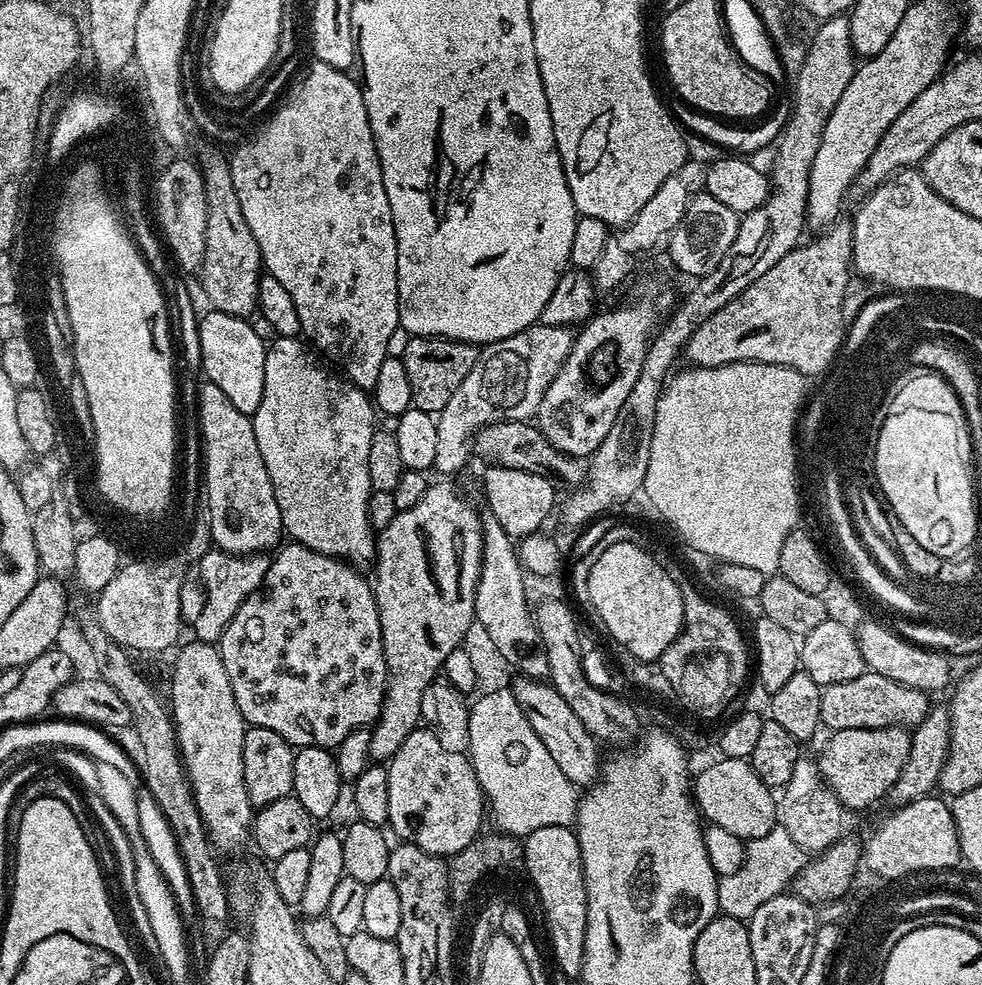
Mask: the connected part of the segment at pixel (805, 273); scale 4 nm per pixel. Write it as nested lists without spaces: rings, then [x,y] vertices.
[[[841,218],[830,227],[823,229],[817,236],[820,237],[810,241],[808,245],[805,243],[803,246],[792,248],[790,254],[786,254],[786,258],[778,258],[778,262],[774,262],[774,266],[770,266],[770,270],[766,270],[766,274],[762,274],[762,278],[758,278],[758,282],[750,282],[750,286],[746,286],[746,290],[742,290],[742,294],[738,294],[738,298],[726,302],[726,306],[722,306],[722,310],[718,310],[718,314],[710,314],[710,318],[706,318],[706,322],[702,322],[702,326],[698,326],[698,330],[694,330],[690,342],[682,353],[683,359],[685,361],[688,359],[687,363],[697,368],[717,368],[723,364],[777,364],[798,370],[806,378],[813,378],[812,376],[818,375],[819,372],[827,373],[836,364],[846,337],[844,295],[848,292],[848,275],[853,275],[854,272],[852,225],[847,219]]]

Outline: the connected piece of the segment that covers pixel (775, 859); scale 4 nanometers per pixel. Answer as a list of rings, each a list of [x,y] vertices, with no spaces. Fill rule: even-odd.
[[[775,825],[766,835],[753,837],[745,845],[745,857],[738,871],[717,879],[720,912],[746,922],[763,902],[781,895],[807,861],[807,853],[787,834],[783,825]]]

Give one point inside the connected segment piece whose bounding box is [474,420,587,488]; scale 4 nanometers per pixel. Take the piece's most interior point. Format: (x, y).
(514, 444)

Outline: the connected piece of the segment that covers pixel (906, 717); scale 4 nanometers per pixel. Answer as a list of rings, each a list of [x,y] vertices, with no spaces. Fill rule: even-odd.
[[[865,672],[850,682],[825,684],[822,688],[820,723],[825,729],[858,730],[859,728],[898,728],[915,726],[926,718],[930,707],[929,693],[887,680],[877,672]]]

